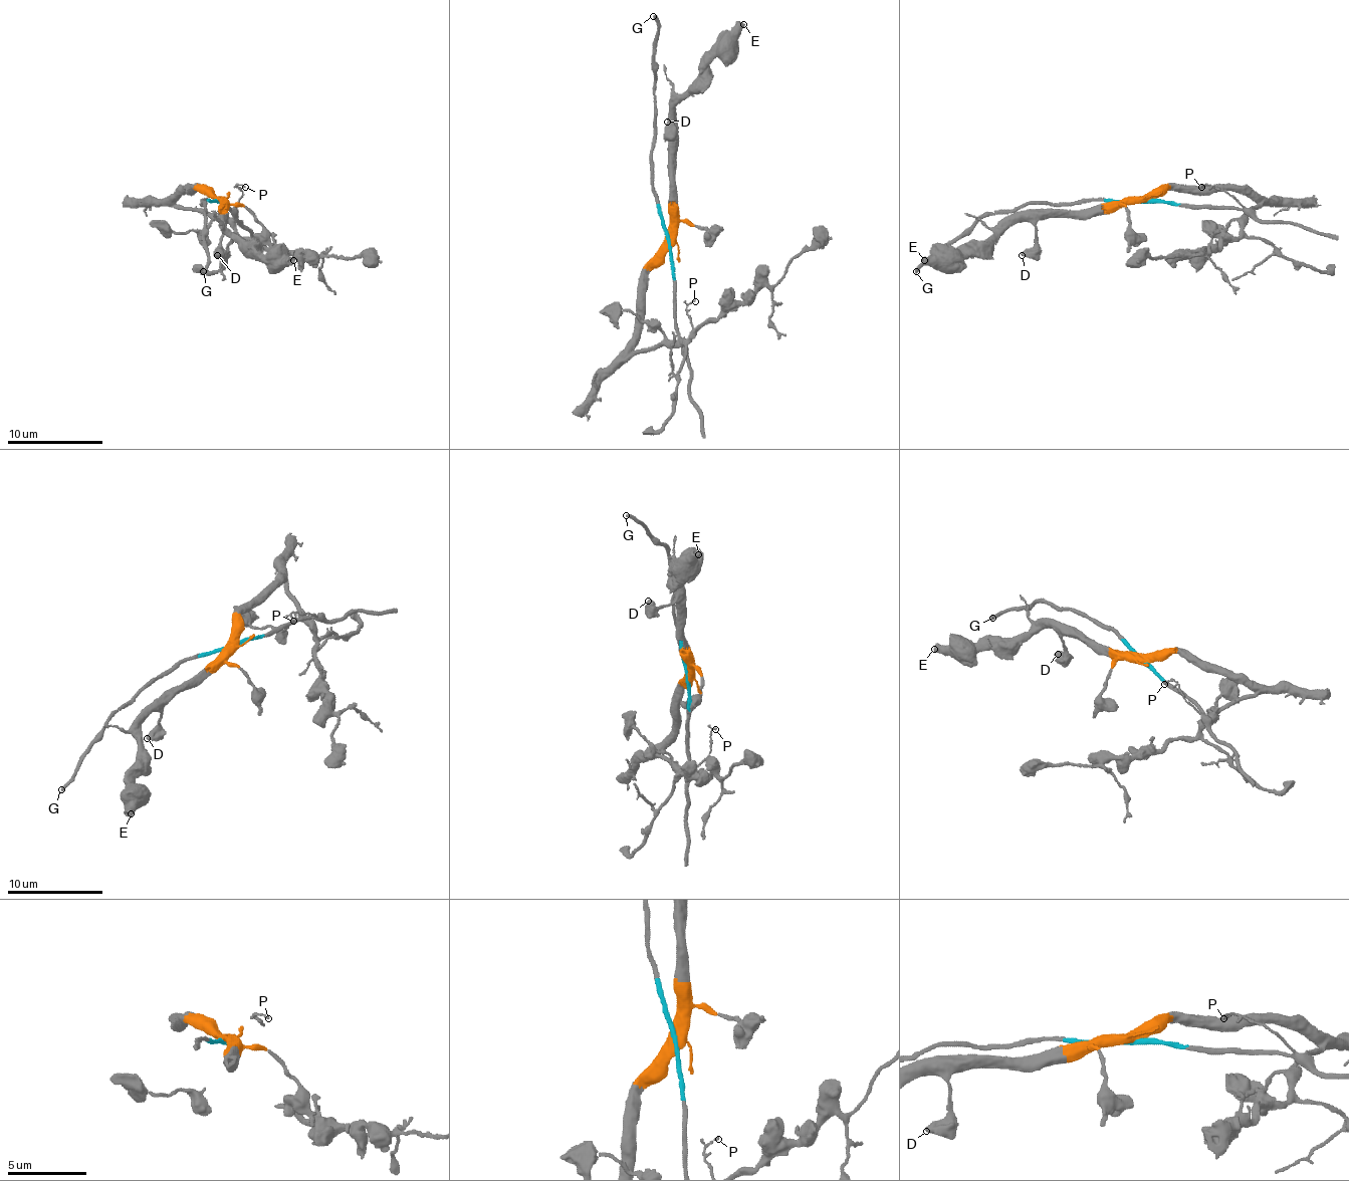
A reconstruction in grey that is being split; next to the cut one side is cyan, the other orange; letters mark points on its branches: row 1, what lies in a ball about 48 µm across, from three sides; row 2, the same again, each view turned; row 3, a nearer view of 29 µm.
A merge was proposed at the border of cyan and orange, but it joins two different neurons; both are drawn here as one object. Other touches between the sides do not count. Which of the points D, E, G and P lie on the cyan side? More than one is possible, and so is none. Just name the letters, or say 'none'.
G, P

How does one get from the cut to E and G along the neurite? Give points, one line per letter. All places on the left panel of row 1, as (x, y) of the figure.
E: (219, 201), (219, 220), (243, 244), (250, 244), (271, 260), (293, 260)
G: (219, 201), (202, 203), (207, 267), (202, 272)

